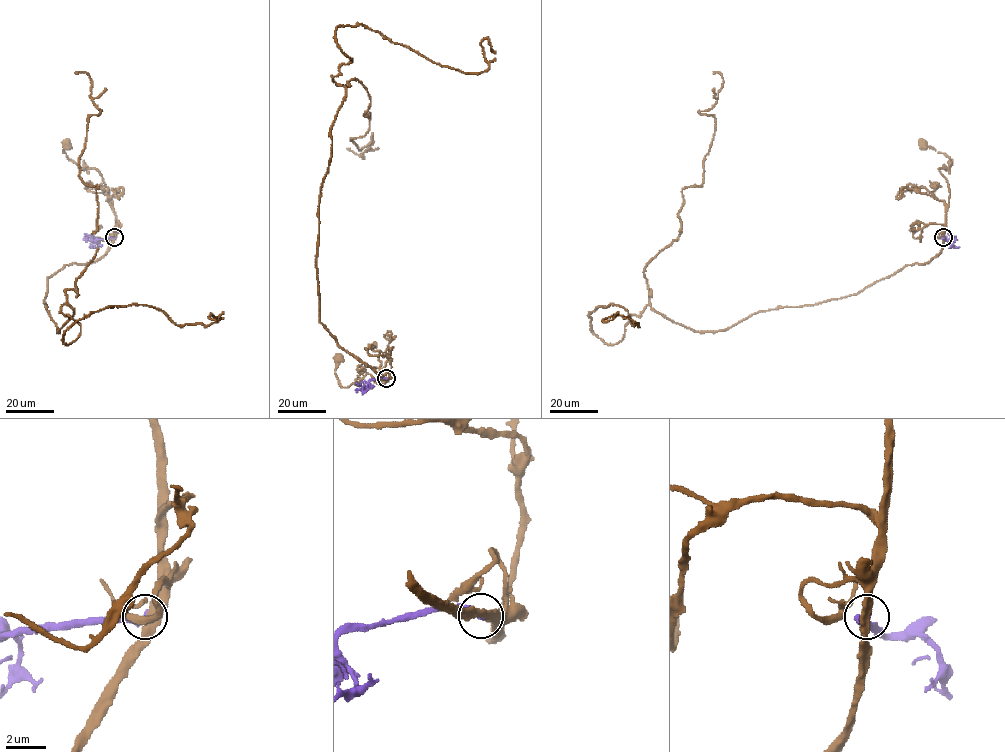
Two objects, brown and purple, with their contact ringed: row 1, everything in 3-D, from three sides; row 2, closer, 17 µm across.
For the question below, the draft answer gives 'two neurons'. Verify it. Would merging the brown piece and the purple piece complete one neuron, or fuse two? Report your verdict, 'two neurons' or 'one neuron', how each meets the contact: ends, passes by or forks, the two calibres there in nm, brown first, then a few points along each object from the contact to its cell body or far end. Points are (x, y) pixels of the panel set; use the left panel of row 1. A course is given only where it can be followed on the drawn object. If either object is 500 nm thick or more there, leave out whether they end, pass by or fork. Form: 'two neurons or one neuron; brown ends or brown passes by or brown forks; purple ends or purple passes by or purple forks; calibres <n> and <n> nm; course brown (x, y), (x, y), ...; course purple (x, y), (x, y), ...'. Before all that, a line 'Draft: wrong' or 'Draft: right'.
Draft: right
two neurons; brown forks; purple ends; calibres 320 and 360 nm; course brown (114, 237), (115, 213), (102, 177), (94, 168), (81, 167), (67, 158), (63, 151), (65, 145); course purple (114, 237), (98, 239), (99, 245), (95, 248), (90, 245), (91, 248)

